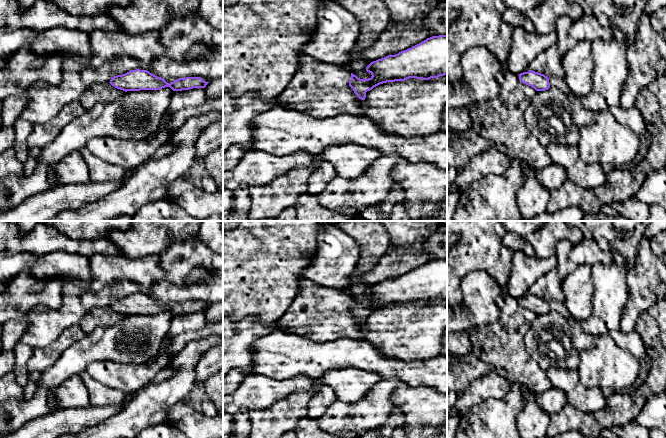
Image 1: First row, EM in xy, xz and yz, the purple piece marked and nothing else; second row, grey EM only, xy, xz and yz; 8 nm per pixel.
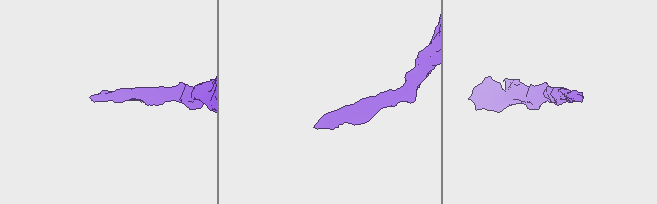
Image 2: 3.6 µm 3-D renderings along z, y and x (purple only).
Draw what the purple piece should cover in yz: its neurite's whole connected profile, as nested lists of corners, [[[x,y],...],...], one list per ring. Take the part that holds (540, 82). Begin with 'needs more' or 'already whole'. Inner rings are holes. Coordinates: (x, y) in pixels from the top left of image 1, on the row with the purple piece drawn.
needs more; [[[529,70],[528,72],[523,72],[518,75],[519,80],[533,87],[536,91],[548,90],[550,87],[556,87],[564,94],[569,95],[571,90],[568,84],[565,82],[564,78],[560,77],[547,77],[544,74]]]

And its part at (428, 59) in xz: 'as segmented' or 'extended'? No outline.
as segmented

